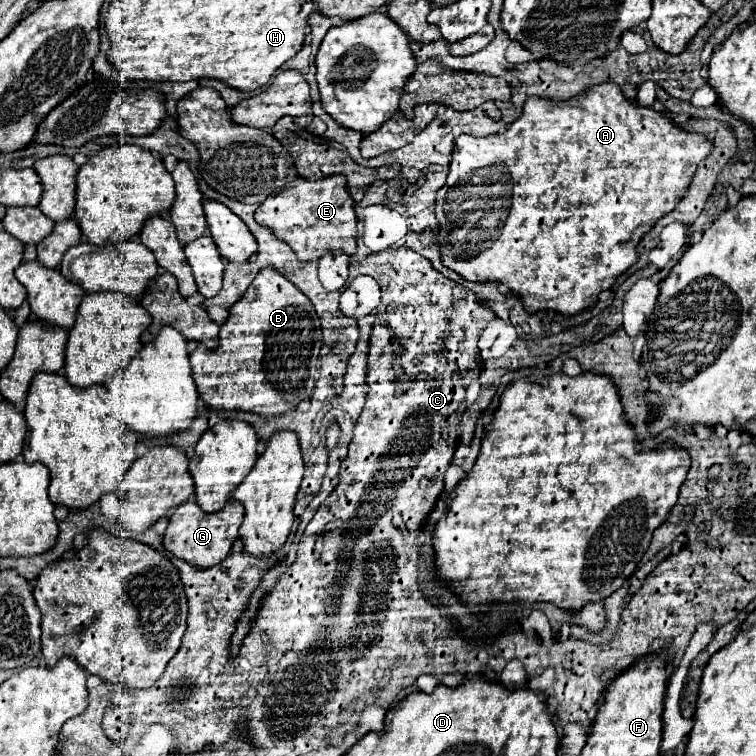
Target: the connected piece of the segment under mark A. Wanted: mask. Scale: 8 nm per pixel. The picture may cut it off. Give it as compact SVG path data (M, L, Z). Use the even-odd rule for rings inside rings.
M603 82L599 86L593 86L585 94L575 96L567 102L551 102L551 100L543 100L537 96L529 98L525 102L521 118L517 118L503 134L495 134L495 136L487 136L487 138L475 138L469 134L461 134L455 140L453 158L449 164L449 176L447 176L445 186L437 192L437 200L435 200L435 216L439 220L437 244L439 244L439 252L441 252L441 262L443 262L443 266L451 268L453 272L457 272L459 276L463 276L469 282L505 284L513 294L517 294L521 298L521 302L529 314L551 310L551 312L563 314L567 318L575 316L575 314L583 312L585 308L595 306L599 292L609 290L615 284L615 280L629 266L633 266L639 260L637 246L639 246L641 238L655 226L655 220L663 218L665 214L669 214L673 210L673 206L677 206L677 202L683 198L687 186L695 174L699 162L705 160L705 156L709 156L711 150L713 150L713 146L701 134L689 134L689 132L681 130L673 120L665 118L663 114L659 114L651 108L637 106L631 100L625 100L619 86L613 82ZM483 206L485 206L485 210L501 210L501 234L497 234L497 242L493 242L493 246L489 246L489 250L477 250L477 254L461 254L461 246L457 246L457 242L453 242L453 238L457 238L457 226L461 226L461 222L469 222L469 214L477 214Z

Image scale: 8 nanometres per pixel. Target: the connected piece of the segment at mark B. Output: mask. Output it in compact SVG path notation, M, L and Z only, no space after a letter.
M265 268L255 276L253 284L245 292L245 298L231 306L229 318L221 326L219 348L207 350L203 344L197 344L195 352L191 352L189 358L193 366L193 380L197 384L197 392L207 408L249 410L261 416L279 416L293 410L301 400L309 400L313 396L321 346L321 322L309 298L305 298L305 294L289 280L285 280L277 270Z

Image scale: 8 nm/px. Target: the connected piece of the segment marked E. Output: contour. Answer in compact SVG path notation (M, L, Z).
M329 176L315 182L297 178L293 186L285 186L283 192L279 190L277 194L271 194L255 210L255 222L269 228L279 240L283 240L301 262L319 260L327 252L353 256L357 250L355 202L345 188L343 176Z

